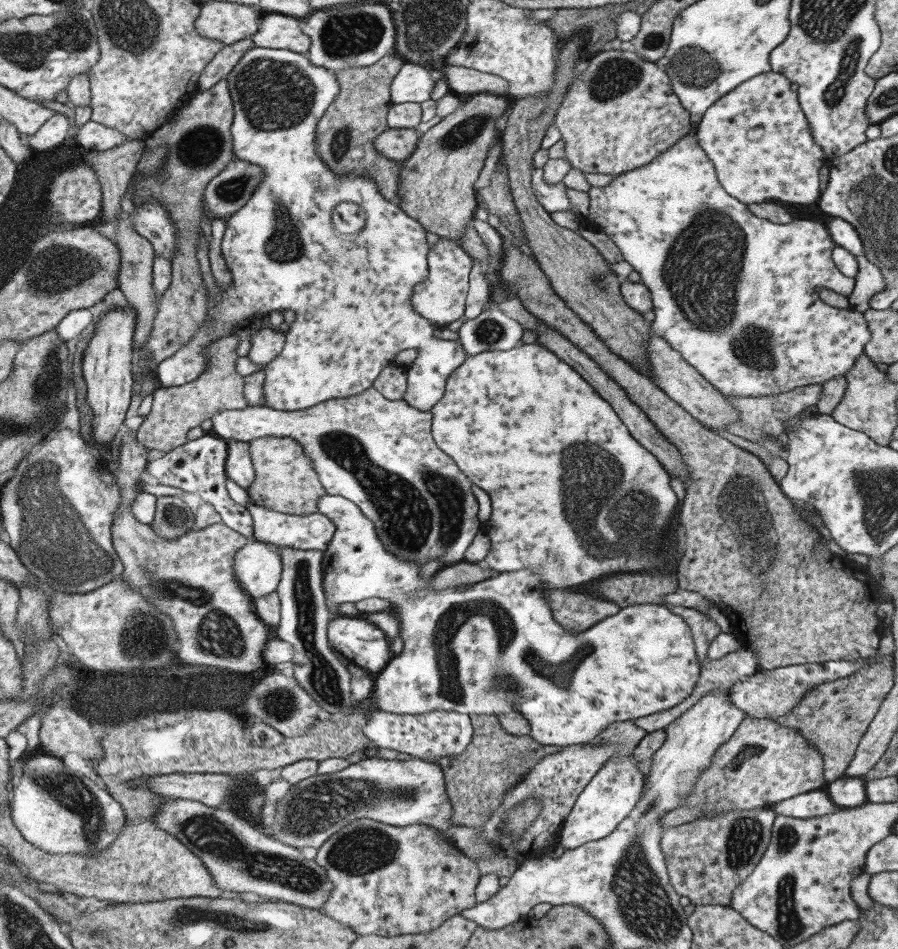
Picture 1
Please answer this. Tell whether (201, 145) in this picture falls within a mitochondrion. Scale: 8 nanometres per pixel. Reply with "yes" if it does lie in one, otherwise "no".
yes

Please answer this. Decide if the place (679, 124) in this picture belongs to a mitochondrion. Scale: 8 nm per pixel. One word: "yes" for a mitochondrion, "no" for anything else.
no

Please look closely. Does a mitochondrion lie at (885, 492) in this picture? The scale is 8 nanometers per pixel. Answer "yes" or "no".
yes

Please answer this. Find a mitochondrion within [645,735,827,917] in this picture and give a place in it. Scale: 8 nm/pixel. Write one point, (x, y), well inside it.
(743, 837)

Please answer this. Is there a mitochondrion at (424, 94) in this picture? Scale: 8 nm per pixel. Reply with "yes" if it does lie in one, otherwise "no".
no

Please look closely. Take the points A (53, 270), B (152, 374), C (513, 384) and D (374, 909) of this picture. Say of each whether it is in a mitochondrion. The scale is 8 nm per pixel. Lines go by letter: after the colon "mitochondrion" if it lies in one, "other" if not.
A: mitochondrion
B: other
C: other
D: other

